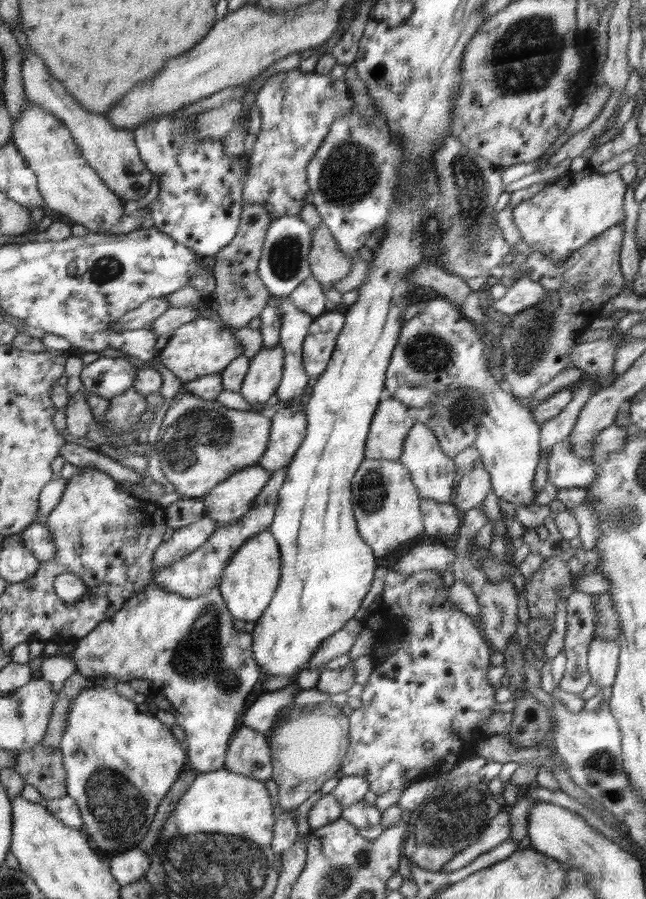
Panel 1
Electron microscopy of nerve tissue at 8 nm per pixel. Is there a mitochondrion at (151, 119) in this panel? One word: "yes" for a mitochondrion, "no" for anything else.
no

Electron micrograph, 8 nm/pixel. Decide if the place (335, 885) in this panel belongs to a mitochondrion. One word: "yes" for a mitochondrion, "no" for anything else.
yes

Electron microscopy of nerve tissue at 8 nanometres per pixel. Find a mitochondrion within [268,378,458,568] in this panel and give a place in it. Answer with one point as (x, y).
(373, 495)

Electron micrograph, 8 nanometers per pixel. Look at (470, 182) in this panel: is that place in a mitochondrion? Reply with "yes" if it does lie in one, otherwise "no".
yes

